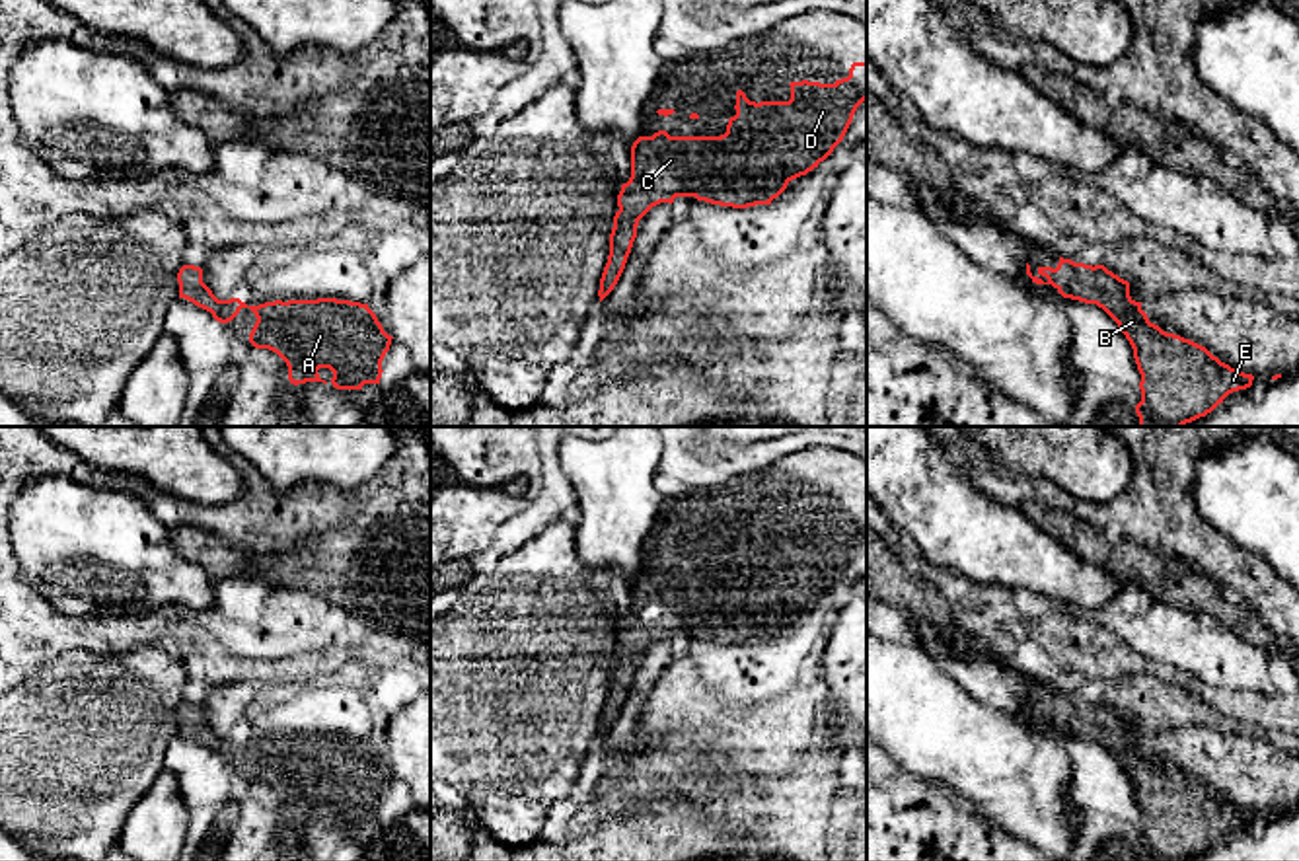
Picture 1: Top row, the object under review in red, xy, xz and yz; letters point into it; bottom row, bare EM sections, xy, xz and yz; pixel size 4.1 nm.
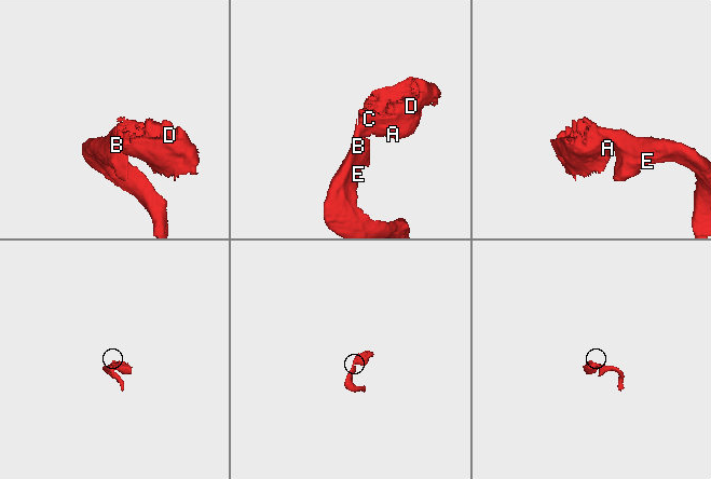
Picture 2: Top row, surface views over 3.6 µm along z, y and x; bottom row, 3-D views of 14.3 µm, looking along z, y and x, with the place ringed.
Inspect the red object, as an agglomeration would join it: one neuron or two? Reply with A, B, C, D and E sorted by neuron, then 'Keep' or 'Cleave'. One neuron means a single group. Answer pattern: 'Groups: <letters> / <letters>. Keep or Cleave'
Groups: A B C D E. Keep

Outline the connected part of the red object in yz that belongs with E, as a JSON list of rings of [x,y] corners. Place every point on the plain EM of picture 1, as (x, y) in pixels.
[[[1059,693],[1059,699],[1056,705],[1052,703],[1038,703],[1038,711],[1034,713],[1030,709],[1030,701],[1026,699],[1026,711],[1036,721],[1052,721],[1063,734],[1079,736],[1085,740],[1096,740],[1102,744],[1122,766],[1126,775],[1130,777],[1133,785],[1133,795],[1137,801],[1137,806],[1141,810],[1139,826],[1141,826],[1141,838],[1135,842],[1135,849],[1139,853],[1139,861],[1186,861],[1200,853],[1206,853],[1211,849],[1223,836],[1239,826],[1246,826],[1252,822],[1254,812],[1239,808],[1231,805],[1229,801],[1221,799],[1217,793],[1213,793],[1206,783],[1184,775],[1174,769],[1163,767],[1159,762],[1151,760],[1147,750],[1141,746],[1141,738],[1135,738],[1130,732],[1130,719],[1108,707],[1104,701],[1085,701],[1075,699],[1071,695]]]

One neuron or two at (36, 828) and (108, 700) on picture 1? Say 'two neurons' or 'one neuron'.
one neuron

